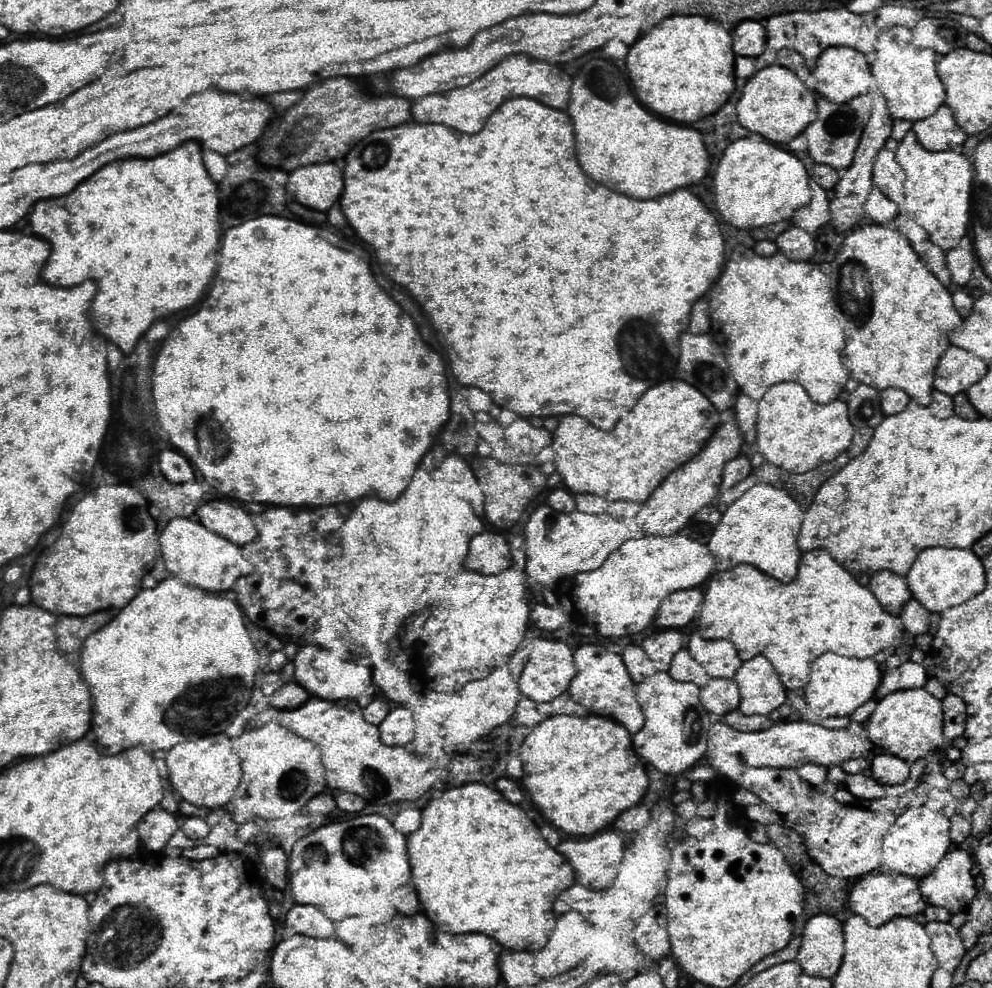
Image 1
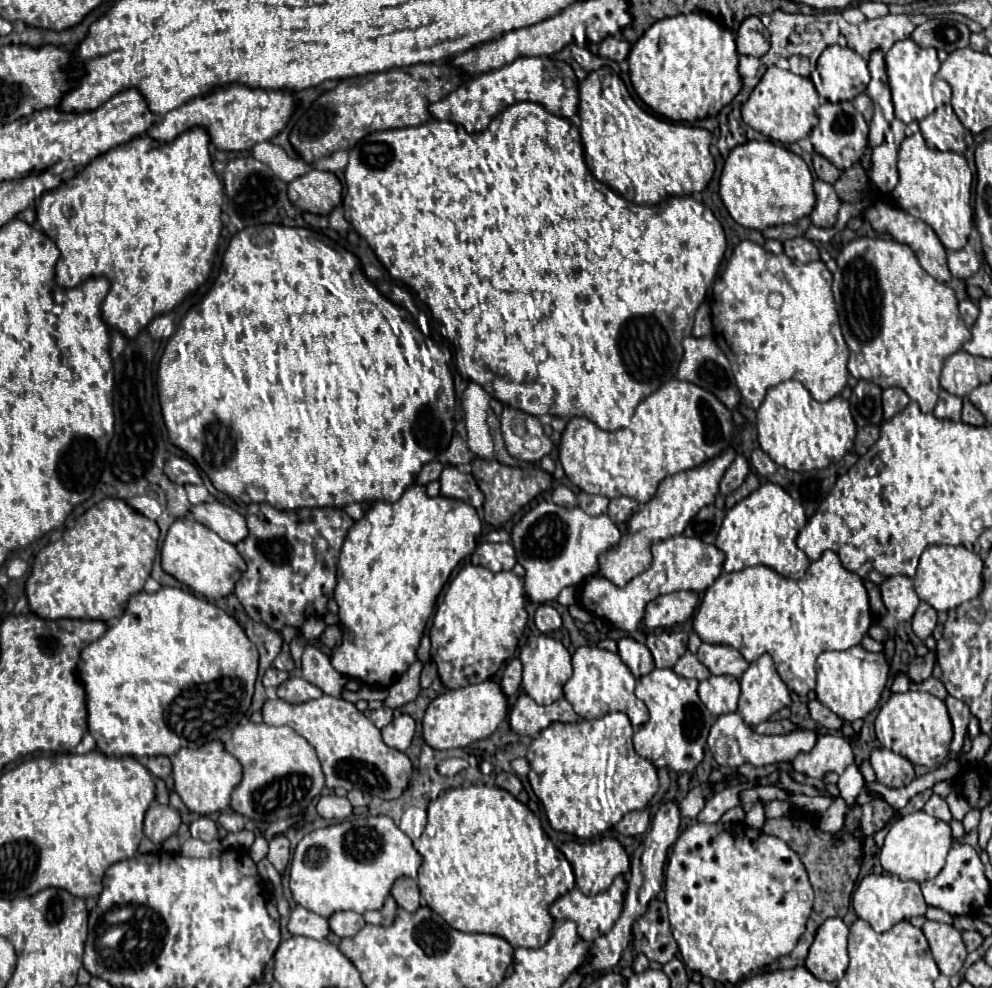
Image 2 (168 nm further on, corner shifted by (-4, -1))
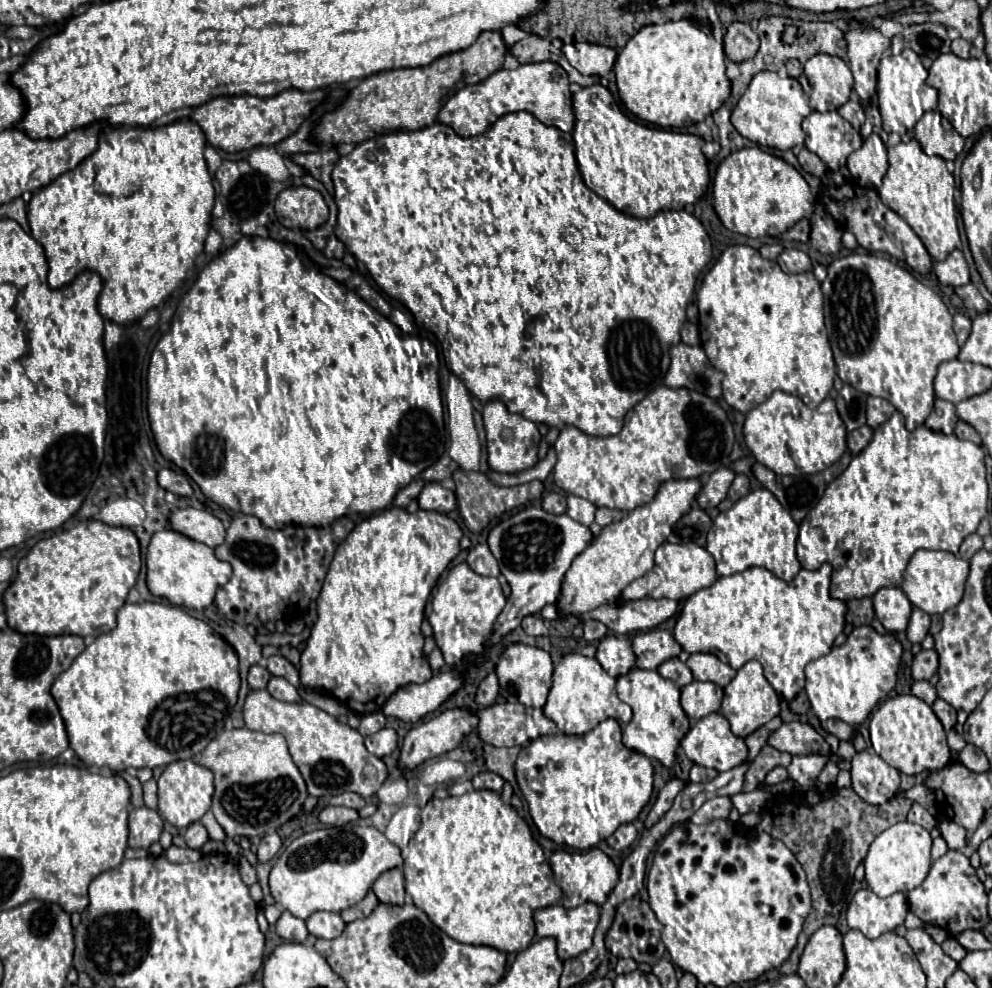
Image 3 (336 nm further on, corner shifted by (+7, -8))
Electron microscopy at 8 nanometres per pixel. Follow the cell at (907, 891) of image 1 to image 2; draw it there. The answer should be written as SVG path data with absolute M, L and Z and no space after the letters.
M869 874L859 882L853 894L853 910L861 920L867 920L875 932L887 932L901 920L909 920L913 916L923 916L927 904L915 880L899 880L891 874Z

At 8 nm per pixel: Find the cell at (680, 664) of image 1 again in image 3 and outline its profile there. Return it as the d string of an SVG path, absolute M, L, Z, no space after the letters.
M678 657L672 659L672 661L664 661L664 665L660 665L658 673L664 677L664 679L670 679L674 683L678 683L680 687L684 685L690 685L694 681L692 677L692 671L686 667L686 663L682 663Z

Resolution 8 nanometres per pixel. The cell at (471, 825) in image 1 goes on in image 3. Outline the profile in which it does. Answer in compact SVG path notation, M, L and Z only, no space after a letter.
M486 789L472 791L462 797L432 797L420 817L422 825L418 833L412 837L408 847L402 849L406 893L412 903L422 909L436 927L460 943L488 945L504 953L526 949L536 937L532 913L562 901L562 889L554 879L544 851L540 853L542 847L532 839L526 821L514 807L506 805L498 793Z

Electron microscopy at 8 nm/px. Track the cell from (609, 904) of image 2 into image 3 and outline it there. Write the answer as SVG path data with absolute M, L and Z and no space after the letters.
M558 903L538 909L534 921L538 937L556 937L558 957L564 961L592 947L592 935L600 921L600 905L584 903L568 909Z

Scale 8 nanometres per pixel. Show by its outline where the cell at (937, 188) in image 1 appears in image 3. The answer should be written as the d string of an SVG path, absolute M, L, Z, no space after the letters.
M916 139L888 147L888 163L884 185L878 191L880 199L914 229L934 261L944 261L954 249L962 246L956 223L952 173L942 157L928 157L920 145L916 145Z

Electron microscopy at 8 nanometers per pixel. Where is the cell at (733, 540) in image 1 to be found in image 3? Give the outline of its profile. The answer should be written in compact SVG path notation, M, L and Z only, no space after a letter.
M756 489L714 519L708 531L706 551L714 557L720 577L734 575L750 567L764 567L778 579L792 581L802 569L800 561L796 559L796 537L798 525L790 513L784 511L784 507L768 489Z

